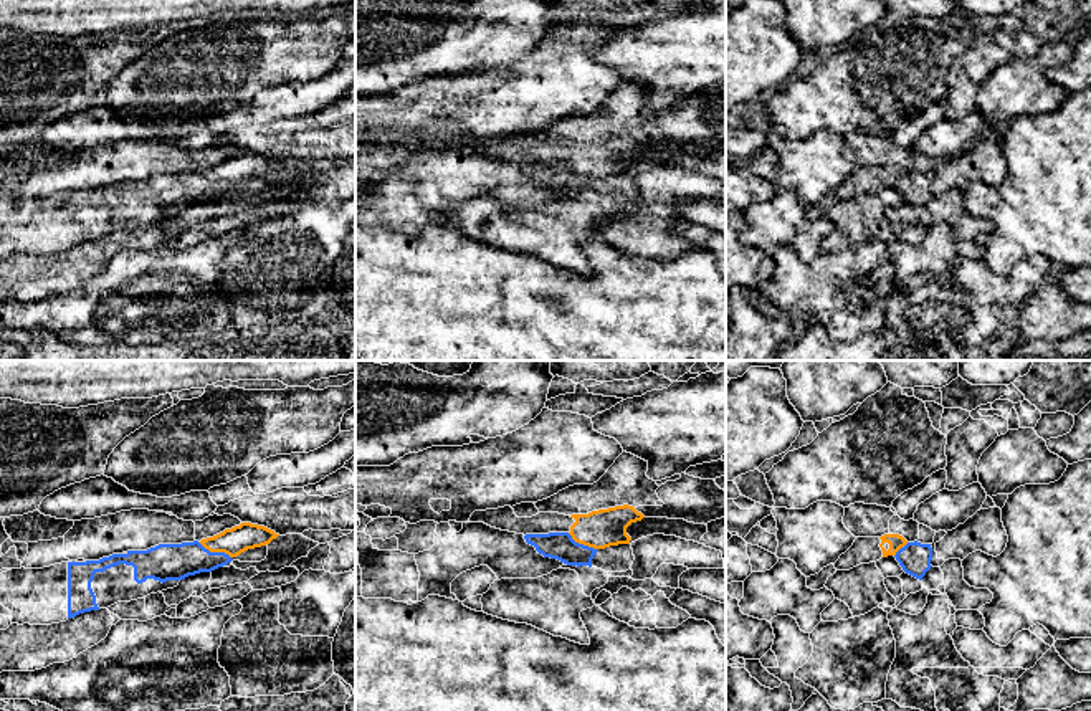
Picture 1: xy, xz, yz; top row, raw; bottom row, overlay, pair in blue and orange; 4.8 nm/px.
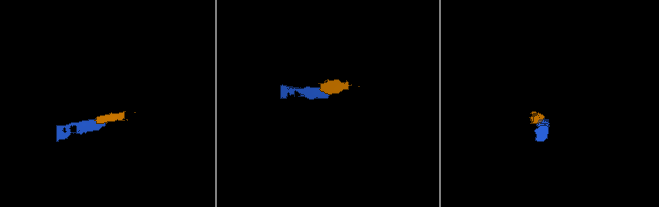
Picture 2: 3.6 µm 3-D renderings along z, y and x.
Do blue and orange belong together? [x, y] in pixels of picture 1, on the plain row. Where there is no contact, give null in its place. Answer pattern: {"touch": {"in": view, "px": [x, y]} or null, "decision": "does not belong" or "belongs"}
{"touch": {"in": "xy", "px": [215, 182]}, "decision": "does not belong"}

